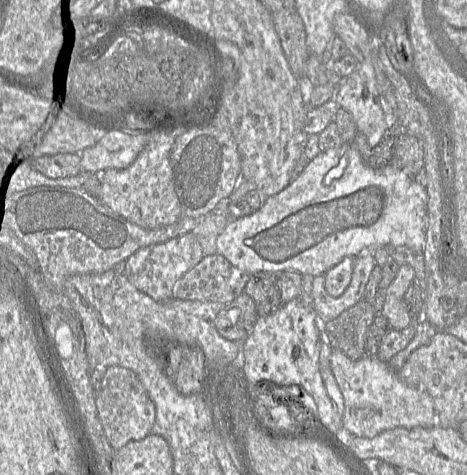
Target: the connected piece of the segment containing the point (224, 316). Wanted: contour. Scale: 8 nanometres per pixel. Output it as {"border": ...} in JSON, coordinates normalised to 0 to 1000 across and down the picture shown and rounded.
{"border":[[[520,615],[499,634],[480,640],[460,672],[467,701],[493,718],[525,718],[552,672],[542,629]]]}

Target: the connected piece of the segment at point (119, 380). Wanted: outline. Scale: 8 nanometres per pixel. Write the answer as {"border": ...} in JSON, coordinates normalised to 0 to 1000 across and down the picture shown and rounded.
{"border":[[[259,771],[229,773],[214,817],[206,821],[203,842],[221,905],[244,949],[278,928],[302,926],[323,912],[334,859],[283,779]]]}

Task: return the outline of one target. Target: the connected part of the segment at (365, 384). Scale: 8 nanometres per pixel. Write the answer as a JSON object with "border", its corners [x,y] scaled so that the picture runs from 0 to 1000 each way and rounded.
{"border":[[[713,735],[707,771],[737,840],[734,899],[756,918],[799,922],[844,901],[938,897],[921,832],[867,808],[831,764],[805,749],[784,747],[769,758],[752,758]]]}

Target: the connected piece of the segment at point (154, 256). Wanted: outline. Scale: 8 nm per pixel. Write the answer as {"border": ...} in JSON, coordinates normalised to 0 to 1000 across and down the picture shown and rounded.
{"border":[[[413,488],[396,491],[355,509],[300,522],[266,549],[266,577],[302,615],[334,634],[370,627],[370,606],[390,581],[437,541],[435,524]]]}

